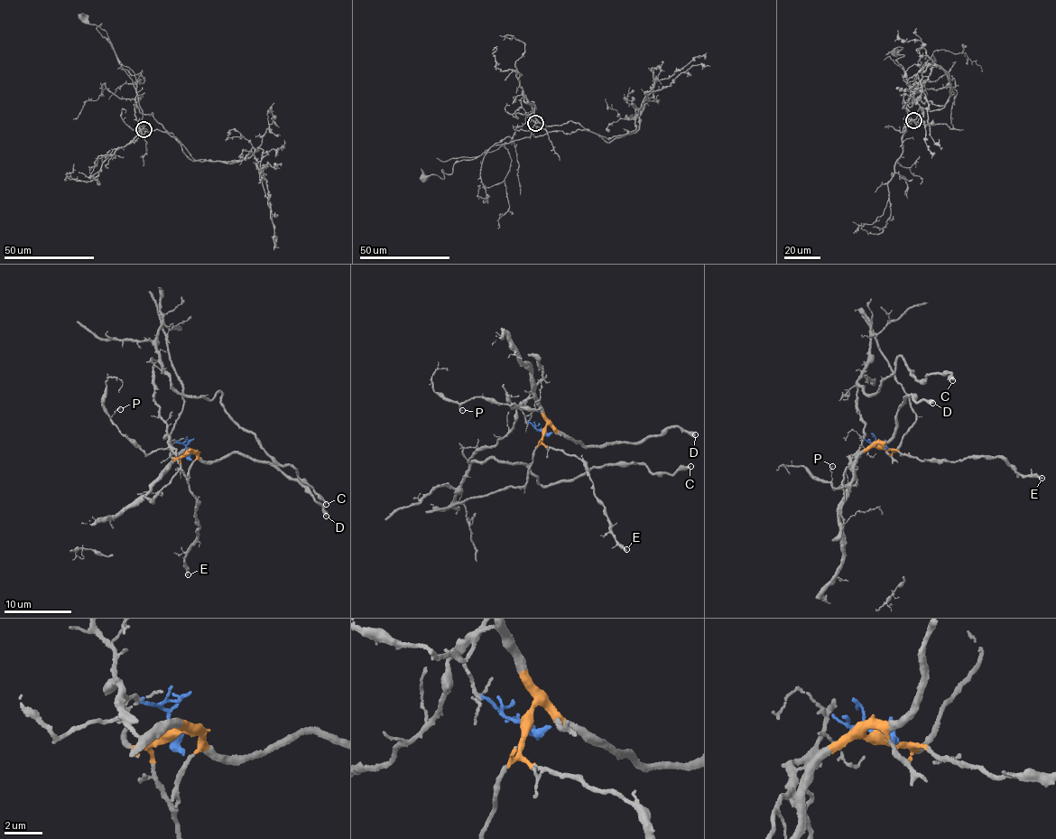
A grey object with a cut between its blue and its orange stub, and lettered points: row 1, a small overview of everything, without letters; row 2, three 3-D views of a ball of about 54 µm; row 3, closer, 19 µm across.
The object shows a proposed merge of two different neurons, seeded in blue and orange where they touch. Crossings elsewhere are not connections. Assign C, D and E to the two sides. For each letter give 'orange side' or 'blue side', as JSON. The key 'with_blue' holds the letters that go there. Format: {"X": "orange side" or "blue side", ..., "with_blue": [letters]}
{"C": "blue side", "D": "orange side", "E": "orange side", "with_blue": ["C"]}

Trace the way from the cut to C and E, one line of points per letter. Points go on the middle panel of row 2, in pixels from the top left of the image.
C: (543, 433), (518, 408), (510, 430), (467, 461), (529, 466), (541, 485), (629, 462), (660, 474), (690, 466)
E: (543, 433), (541, 442), (578, 459), (604, 506), (614, 539), (618, 545), (626, 550)

